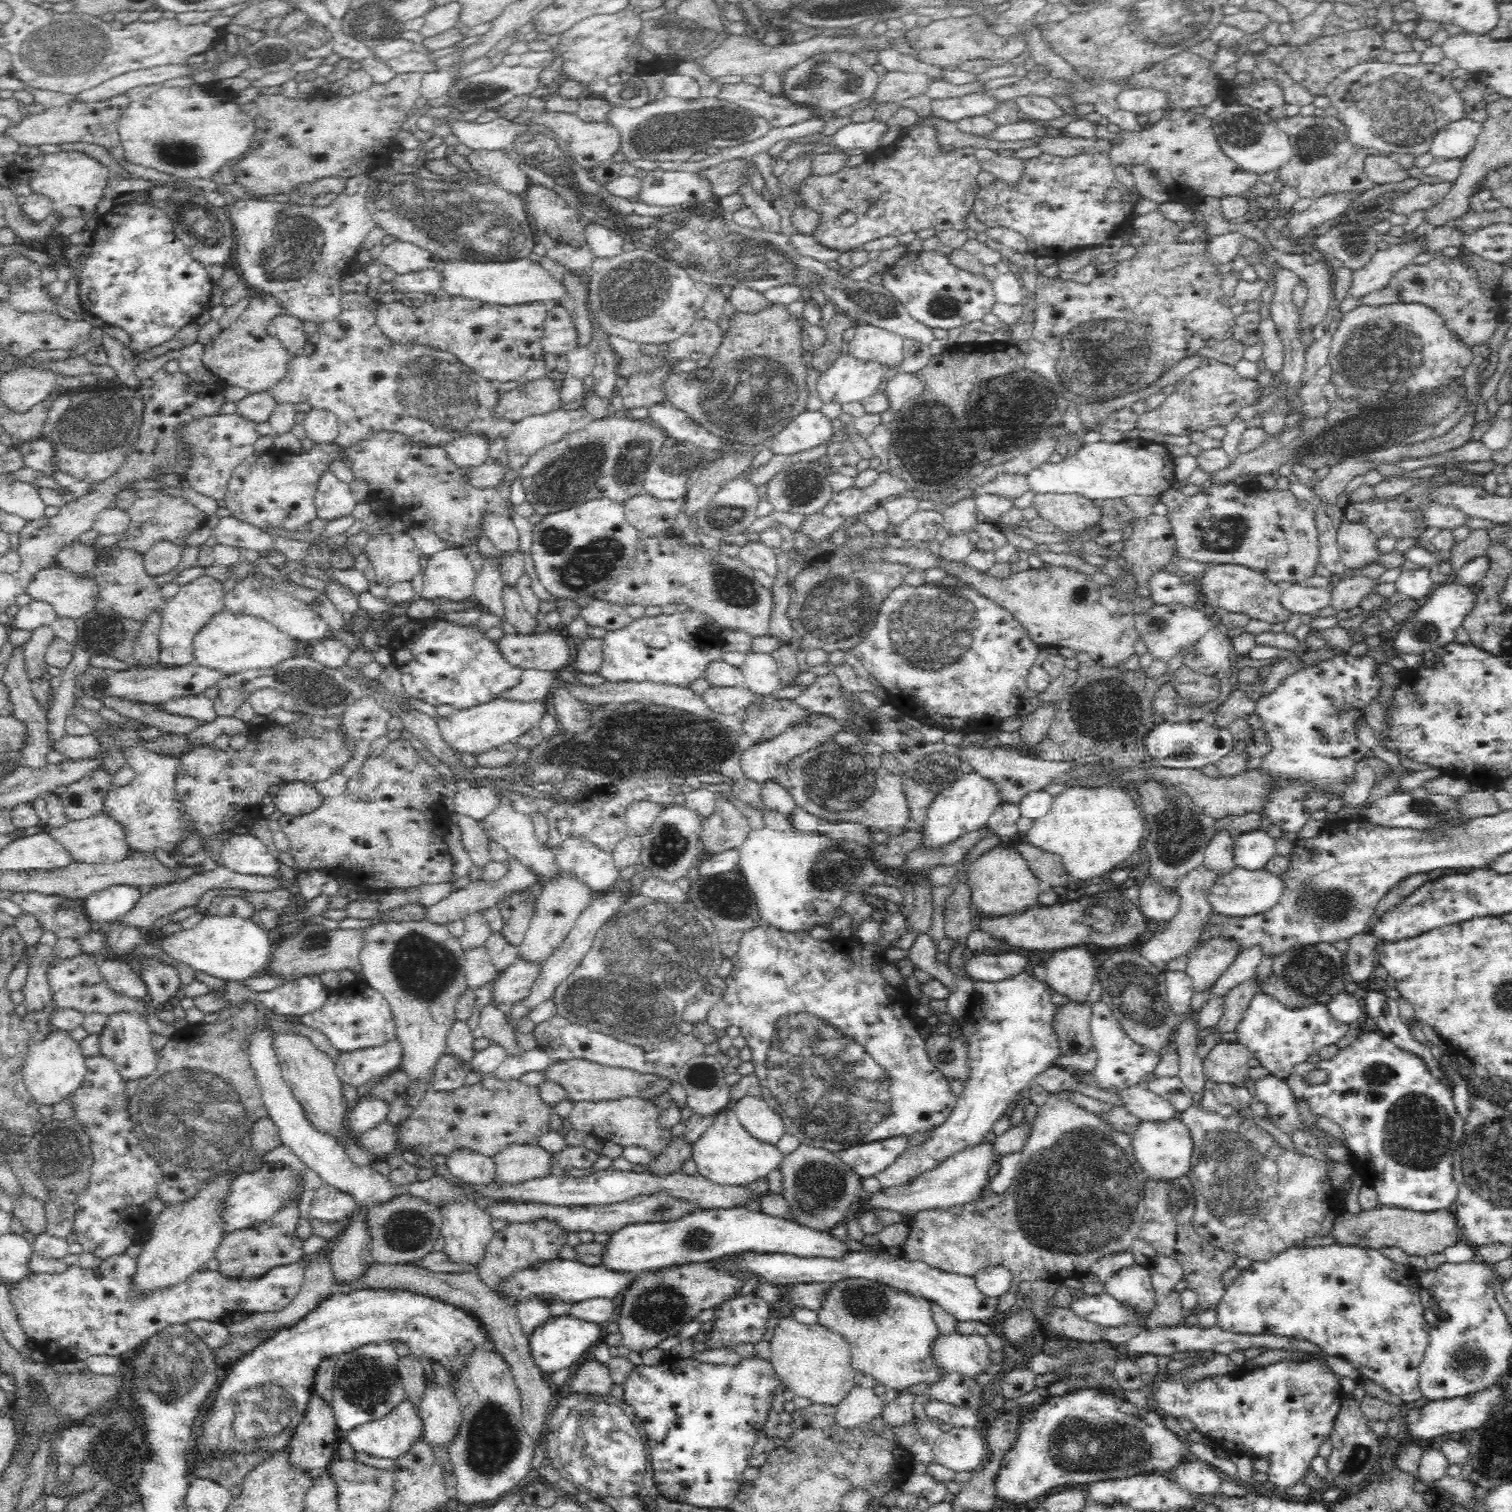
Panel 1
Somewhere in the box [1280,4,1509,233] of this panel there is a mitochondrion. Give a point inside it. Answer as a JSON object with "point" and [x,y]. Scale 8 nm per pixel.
{"point":[1402,108]}

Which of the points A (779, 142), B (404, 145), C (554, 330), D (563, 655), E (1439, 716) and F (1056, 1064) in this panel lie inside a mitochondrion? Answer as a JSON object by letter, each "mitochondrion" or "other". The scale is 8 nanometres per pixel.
{"A":"other","B":"other","C":"other","D":"other","E":"other","F":"other"}

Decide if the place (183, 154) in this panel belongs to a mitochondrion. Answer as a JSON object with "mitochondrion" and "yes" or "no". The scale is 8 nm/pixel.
{"mitochondrion":"yes"}

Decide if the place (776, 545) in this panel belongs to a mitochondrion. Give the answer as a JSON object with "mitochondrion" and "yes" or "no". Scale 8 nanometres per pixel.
{"mitochondrion":"no"}

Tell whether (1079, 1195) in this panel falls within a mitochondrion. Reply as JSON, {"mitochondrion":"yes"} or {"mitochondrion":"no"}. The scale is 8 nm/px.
{"mitochondrion":"yes"}

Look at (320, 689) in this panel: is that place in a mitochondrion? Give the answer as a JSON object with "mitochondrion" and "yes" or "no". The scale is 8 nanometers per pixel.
{"mitochondrion":"yes"}

